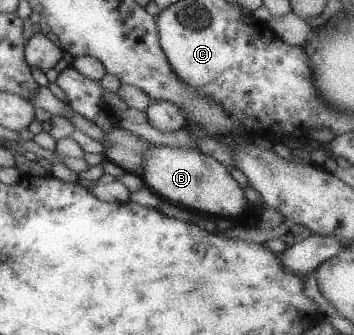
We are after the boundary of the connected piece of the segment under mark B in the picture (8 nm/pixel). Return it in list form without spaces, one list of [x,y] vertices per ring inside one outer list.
[[[150,144],[144,151],[141,179],[152,192],[192,213],[200,211],[217,218],[229,218],[251,210],[242,187],[231,177],[230,171],[216,159],[197,150]]]

